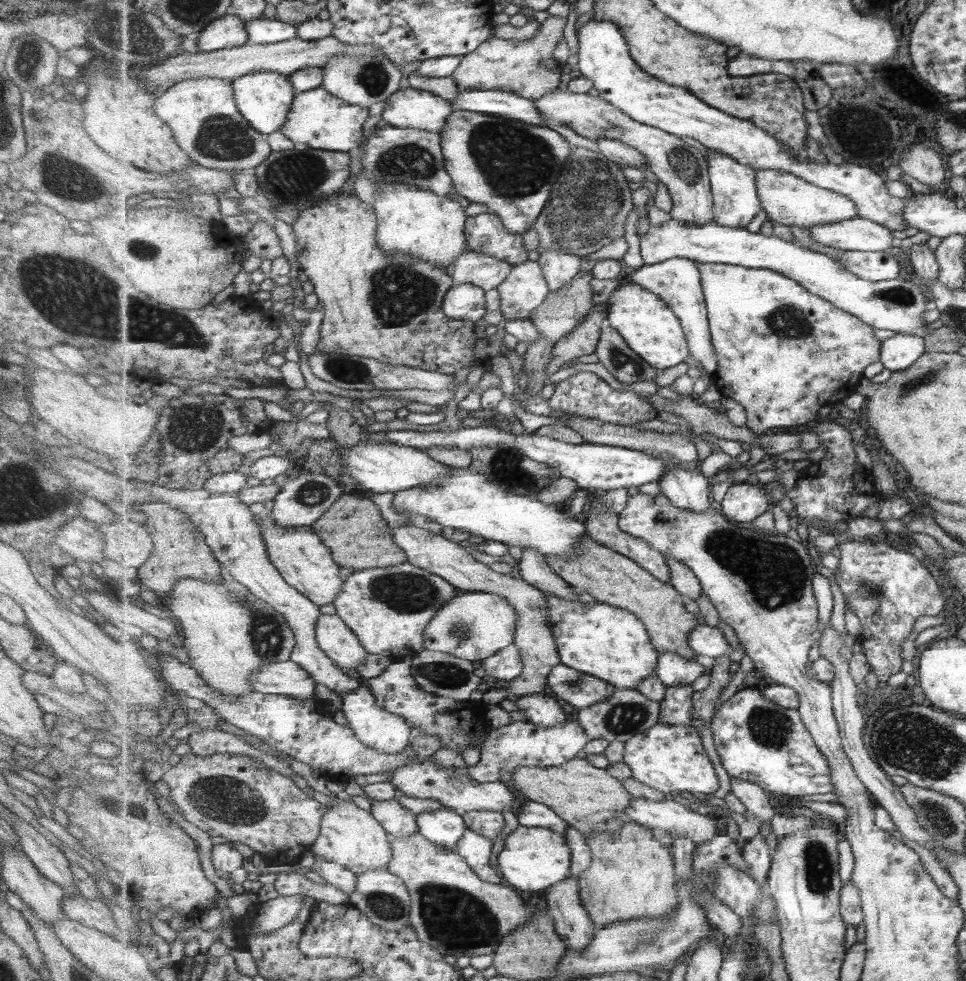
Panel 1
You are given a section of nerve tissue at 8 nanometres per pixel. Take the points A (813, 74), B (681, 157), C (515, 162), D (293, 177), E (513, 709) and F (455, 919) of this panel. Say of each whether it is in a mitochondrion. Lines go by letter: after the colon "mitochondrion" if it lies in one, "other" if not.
A: other
B: mitochondrion
C: mitochondrion
D: mitochondrion
E: other
F: mitochondrion

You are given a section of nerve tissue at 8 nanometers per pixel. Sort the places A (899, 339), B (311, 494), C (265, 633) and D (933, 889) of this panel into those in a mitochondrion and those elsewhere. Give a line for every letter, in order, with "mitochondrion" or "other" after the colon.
A: other
B: mitochondrion
C: mitochondrion
D: other

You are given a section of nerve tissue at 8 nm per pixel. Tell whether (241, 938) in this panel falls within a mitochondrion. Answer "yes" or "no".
no

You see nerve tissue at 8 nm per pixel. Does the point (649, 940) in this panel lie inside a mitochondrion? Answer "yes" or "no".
yes

